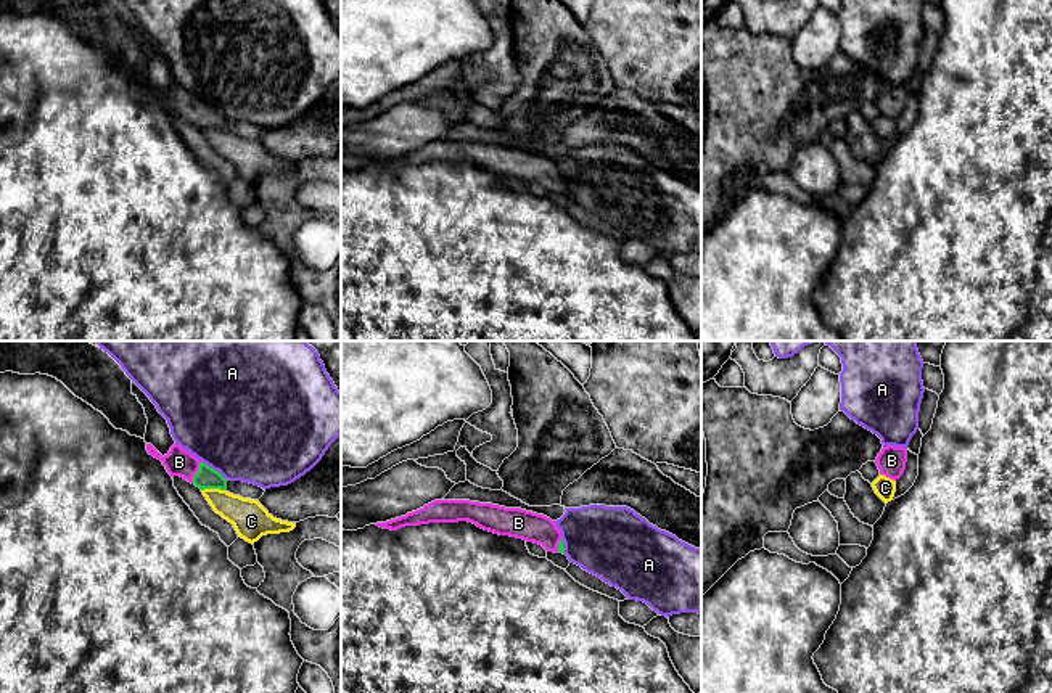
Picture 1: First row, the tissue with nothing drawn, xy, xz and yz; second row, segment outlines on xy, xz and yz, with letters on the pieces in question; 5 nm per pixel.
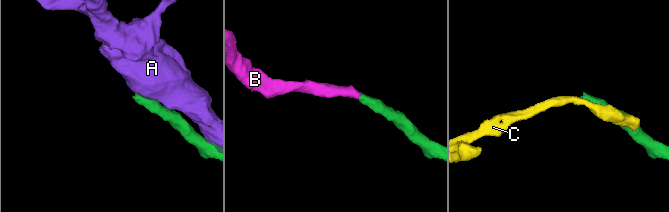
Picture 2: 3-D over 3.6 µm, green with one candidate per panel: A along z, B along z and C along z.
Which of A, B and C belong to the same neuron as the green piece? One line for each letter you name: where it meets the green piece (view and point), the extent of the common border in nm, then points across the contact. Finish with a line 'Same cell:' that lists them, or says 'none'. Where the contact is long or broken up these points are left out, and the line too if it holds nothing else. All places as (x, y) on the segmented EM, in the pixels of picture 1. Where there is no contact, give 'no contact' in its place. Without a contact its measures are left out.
B: contact xy (197, 473); length 120 nm; way xy (206, 478), (197, 473), (179, 462)
Same cell: B

